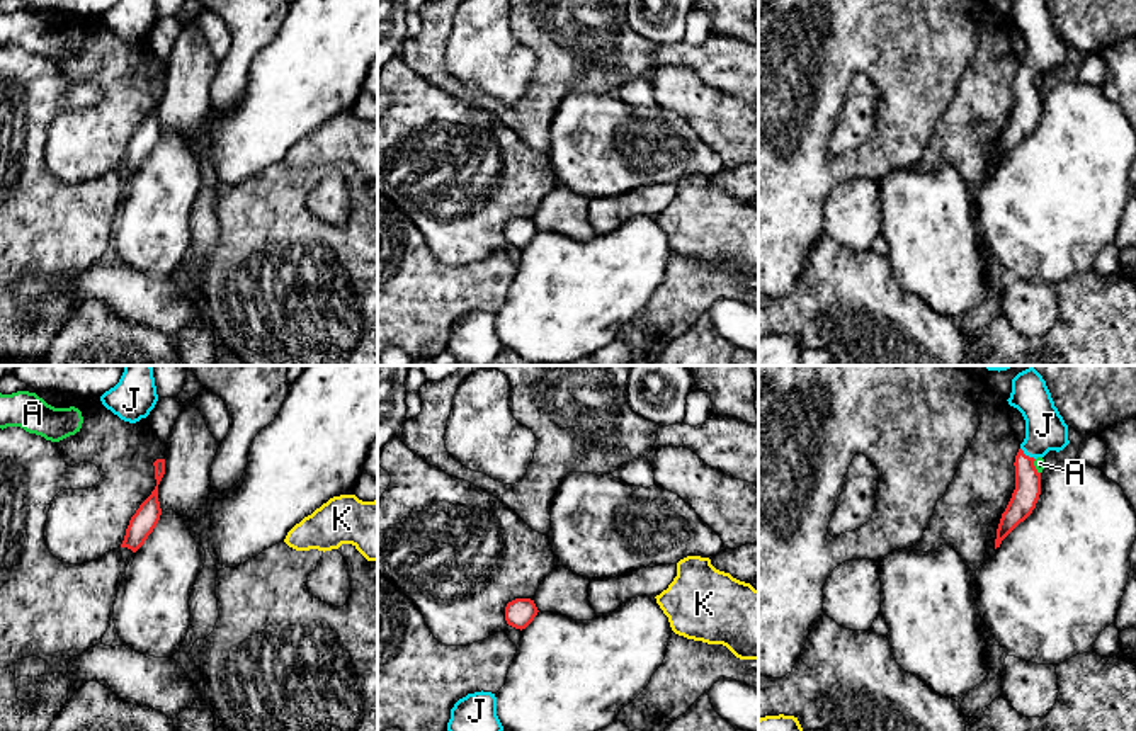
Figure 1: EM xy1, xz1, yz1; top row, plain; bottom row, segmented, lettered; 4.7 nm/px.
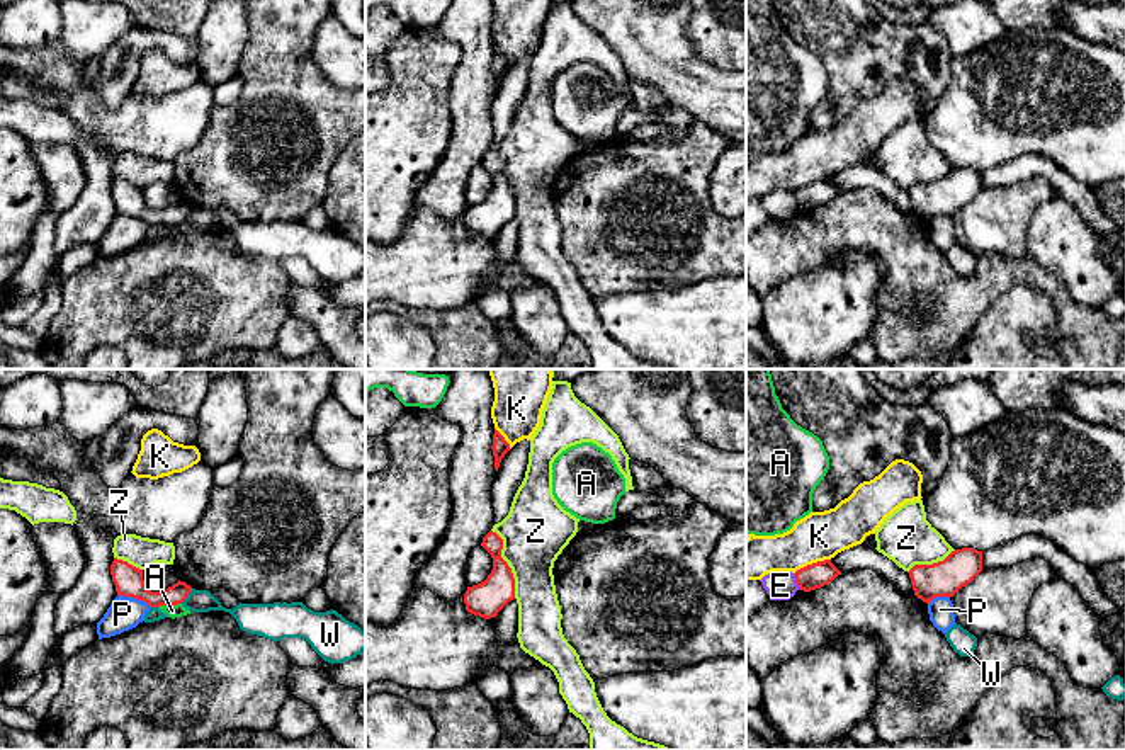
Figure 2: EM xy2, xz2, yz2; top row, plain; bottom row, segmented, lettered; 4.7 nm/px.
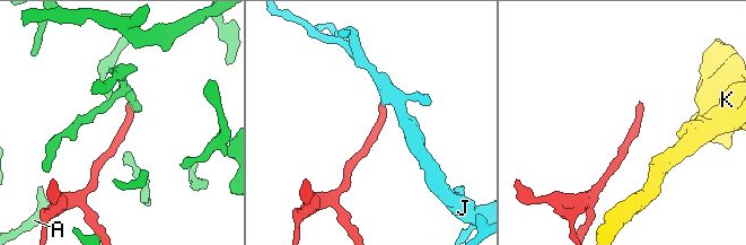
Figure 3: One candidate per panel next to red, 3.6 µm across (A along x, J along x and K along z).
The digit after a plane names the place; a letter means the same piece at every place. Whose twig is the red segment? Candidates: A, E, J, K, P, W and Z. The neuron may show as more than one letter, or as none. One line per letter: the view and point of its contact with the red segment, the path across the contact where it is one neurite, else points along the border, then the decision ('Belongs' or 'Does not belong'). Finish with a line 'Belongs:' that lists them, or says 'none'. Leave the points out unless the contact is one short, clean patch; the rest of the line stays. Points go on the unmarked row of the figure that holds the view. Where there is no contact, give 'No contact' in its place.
A: Touches red at xy2 (169, 223). Does not belong
E: Touches red at yz2 (796, 199). Boundary: yz2 (792, 193), (799, 208). Does not belong
J: Touches red at yz1 (1028, 75). Path across: yz1 (1028, 101), (1028, 75), (1046, 50). Belongs
K: Touches red at yz2 (813, 182). Boundary: yz2 (830, 177), (808, 182), (794, 193). Does not belong
P: Touches red at xy2 (135, 216). Boundary: xy2 (118, 213), (141, 218), (150, 225). Does not belong
W: Touches red at xy2 (187, 215). Boundary: xy2 (192, 208), (180, 221). Does not belong
Z: Touches red at xz2 (507, 182). Boundary: xz2 (491, 148), (502, 159), (502, 177), (510, 187), (515, 216). Does not belong
Belongs: J

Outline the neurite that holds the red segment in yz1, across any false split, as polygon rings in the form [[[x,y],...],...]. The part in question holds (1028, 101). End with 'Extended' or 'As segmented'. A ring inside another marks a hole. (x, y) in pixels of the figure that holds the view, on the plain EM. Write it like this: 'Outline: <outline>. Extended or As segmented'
Outline: [[[1012,0],[1007,20],[1022,32],[1025,58],[1015,75],[1015,109],[1002,133],[995,168],[1036,128],[1041,114],[1041,92],[1034,80],[1049,70],[1059,71],[1070,63],[1068,44],[1054,26],[1046,0]]]. Extended

